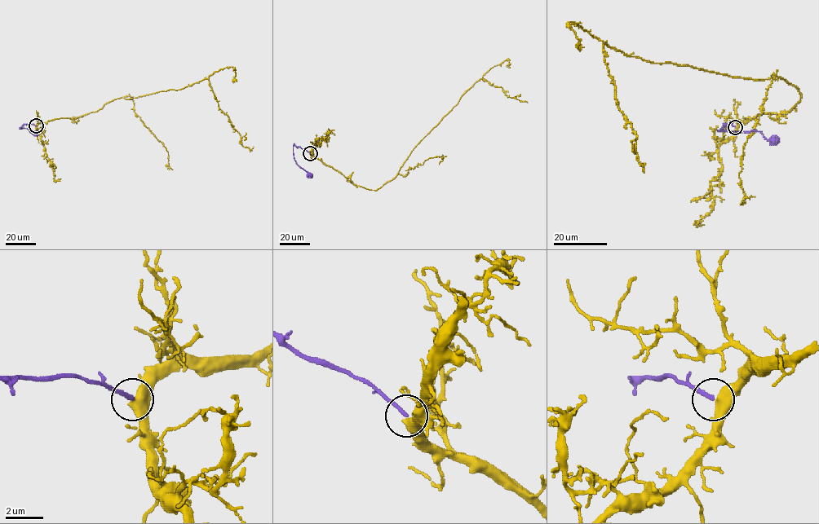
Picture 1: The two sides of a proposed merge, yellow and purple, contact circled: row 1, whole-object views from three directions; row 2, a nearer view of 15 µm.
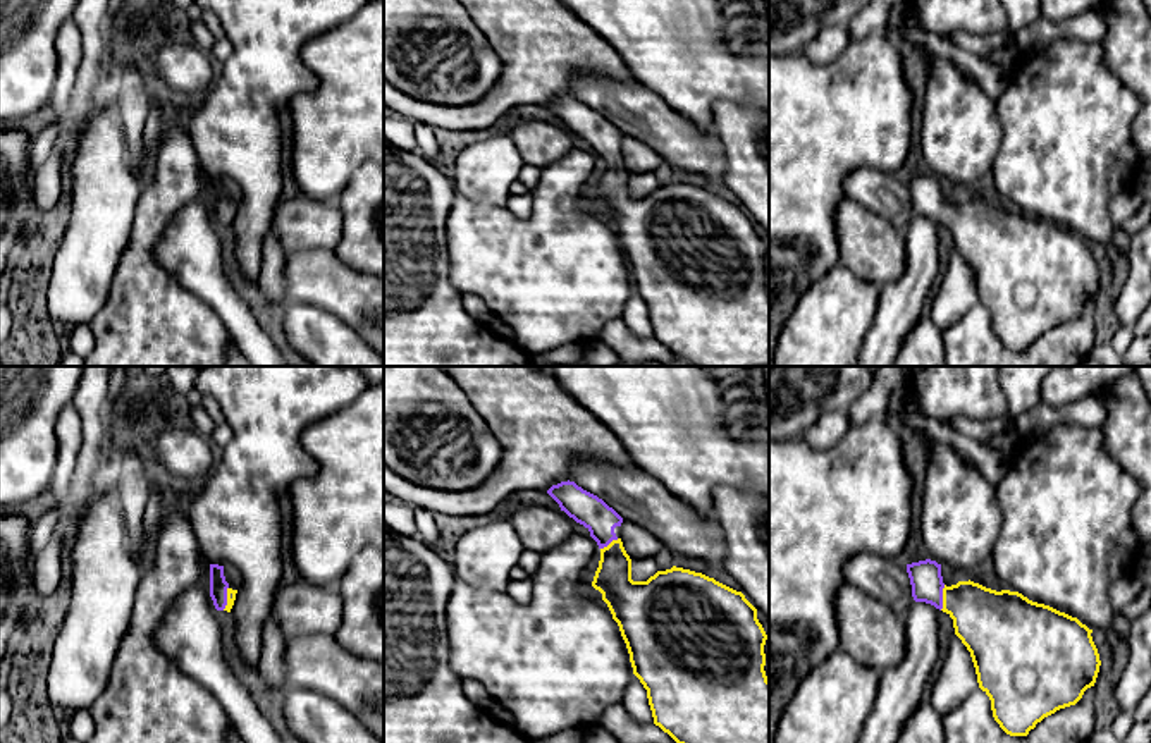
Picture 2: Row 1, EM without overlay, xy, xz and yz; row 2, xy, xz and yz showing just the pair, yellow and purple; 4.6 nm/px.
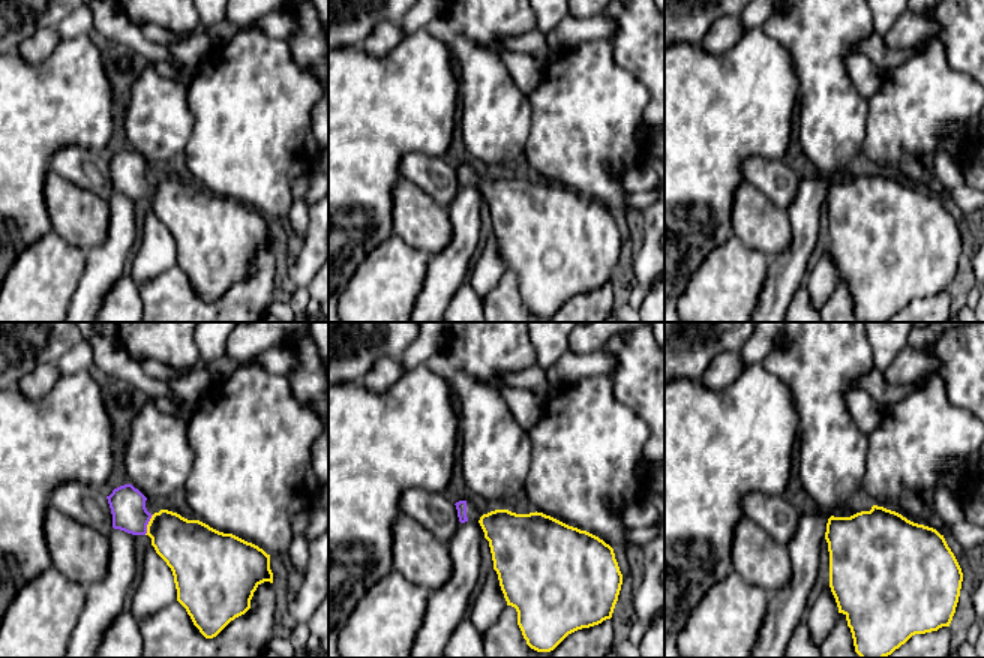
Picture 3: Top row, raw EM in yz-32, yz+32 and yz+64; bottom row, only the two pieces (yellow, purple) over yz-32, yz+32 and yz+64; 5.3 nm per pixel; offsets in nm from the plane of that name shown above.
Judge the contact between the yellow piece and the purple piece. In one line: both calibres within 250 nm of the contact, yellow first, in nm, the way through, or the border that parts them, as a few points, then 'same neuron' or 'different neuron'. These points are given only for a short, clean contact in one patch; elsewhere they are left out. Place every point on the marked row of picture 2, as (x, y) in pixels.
320/150 nm | across yz (990, 623), (967, 602), (943, 597), (926, 580) | same neuron

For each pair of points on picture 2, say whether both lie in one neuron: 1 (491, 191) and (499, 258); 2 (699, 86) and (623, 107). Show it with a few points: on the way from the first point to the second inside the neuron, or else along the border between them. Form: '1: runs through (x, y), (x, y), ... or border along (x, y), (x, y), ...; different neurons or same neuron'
1: border along (458, 193), (479, 203), (504, 207); different neurons
2: border along (637, 81), (654, 90), (673, 109), (692, 121); different neurons

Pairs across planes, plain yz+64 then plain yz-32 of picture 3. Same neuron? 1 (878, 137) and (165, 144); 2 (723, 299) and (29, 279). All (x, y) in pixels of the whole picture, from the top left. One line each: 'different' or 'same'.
1: different
2: same

